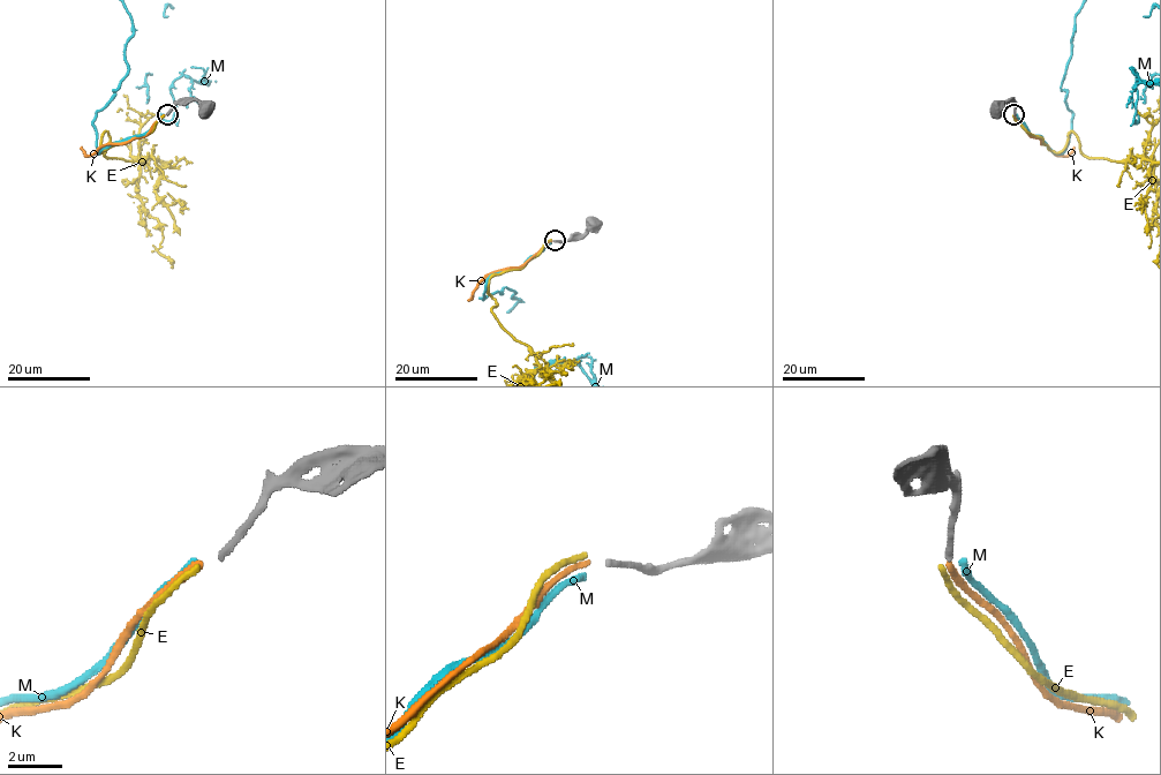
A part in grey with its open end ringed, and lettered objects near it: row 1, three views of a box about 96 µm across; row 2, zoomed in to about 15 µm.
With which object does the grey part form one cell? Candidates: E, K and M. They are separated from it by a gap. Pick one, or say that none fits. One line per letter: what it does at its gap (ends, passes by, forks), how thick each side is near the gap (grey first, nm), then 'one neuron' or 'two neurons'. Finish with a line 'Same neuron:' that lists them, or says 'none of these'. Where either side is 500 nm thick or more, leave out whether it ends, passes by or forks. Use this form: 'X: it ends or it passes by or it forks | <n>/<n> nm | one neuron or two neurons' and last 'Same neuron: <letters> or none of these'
E: it ends | 240/220 nm | two neurons
K: it ends | 240/240 nm | one neuron
M: it ends | 240/280 nm | two neurons
Same neuron: K

